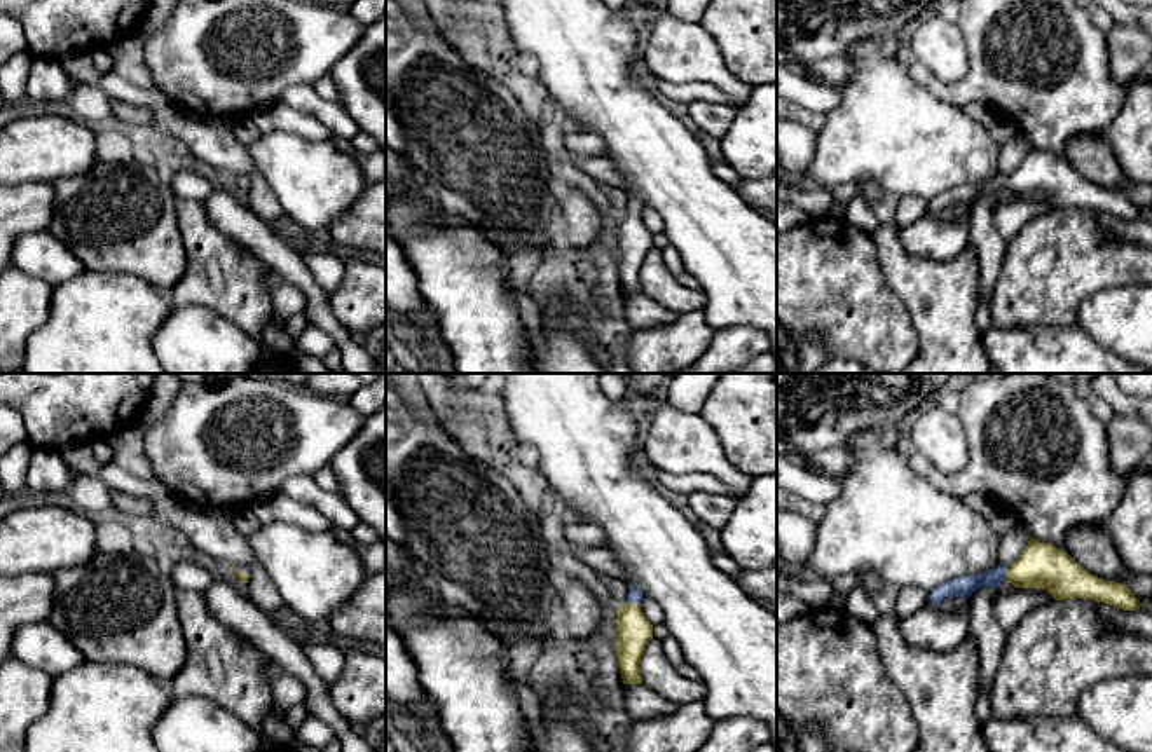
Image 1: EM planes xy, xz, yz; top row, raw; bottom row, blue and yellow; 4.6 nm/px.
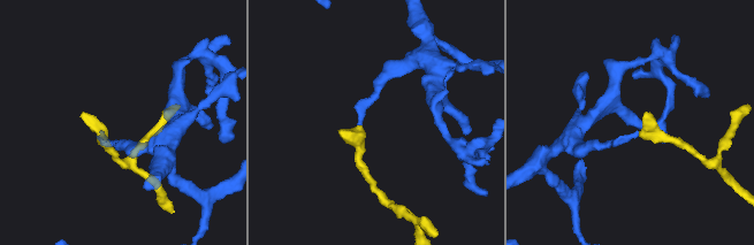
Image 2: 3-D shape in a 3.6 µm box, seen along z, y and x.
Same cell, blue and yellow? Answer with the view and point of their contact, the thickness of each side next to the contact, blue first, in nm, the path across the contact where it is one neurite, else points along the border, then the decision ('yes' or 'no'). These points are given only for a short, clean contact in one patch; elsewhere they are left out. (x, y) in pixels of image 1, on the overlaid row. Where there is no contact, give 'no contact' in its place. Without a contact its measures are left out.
meets blue in xz at (634, 602); 70 nm thick on the blue side, 160 nm on the other; runs through xz (634, 595), (634, 602), (632, 628); yes

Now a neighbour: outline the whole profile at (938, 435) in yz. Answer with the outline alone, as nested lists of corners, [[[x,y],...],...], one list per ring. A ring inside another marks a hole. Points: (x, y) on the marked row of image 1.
[[[932,405],[918,415],[909,440],[915,452],[925,455],[939,471],[950,475],[960,471],[967,461],[967,436],[958,414],[948,414]]]

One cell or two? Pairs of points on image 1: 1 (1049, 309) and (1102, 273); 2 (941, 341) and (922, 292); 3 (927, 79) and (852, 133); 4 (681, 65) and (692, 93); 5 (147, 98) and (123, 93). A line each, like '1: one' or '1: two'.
1: one
2: one
3: two
4: two
5: one

